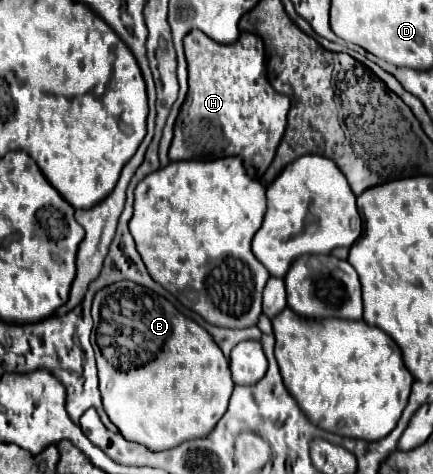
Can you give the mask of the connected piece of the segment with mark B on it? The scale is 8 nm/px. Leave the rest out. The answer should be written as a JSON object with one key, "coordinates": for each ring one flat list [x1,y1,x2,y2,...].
{"coordinates":[[115,282,101,288,93,300,93,348,99,370,99,390,105,412,119,432,149,450,167,450,185,440,207,436,221,416,233,392,229,362,211,334,185,318,167,298,135,282]]}

